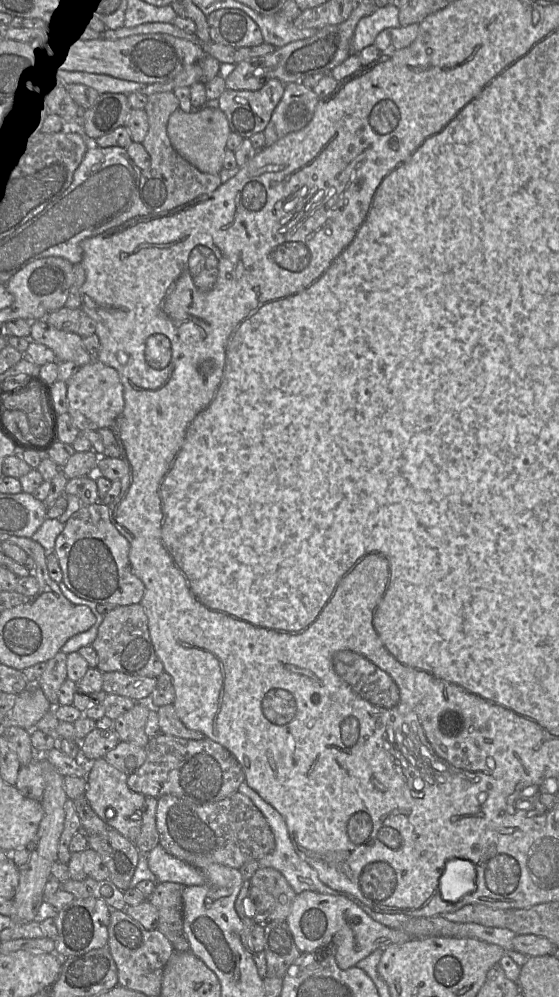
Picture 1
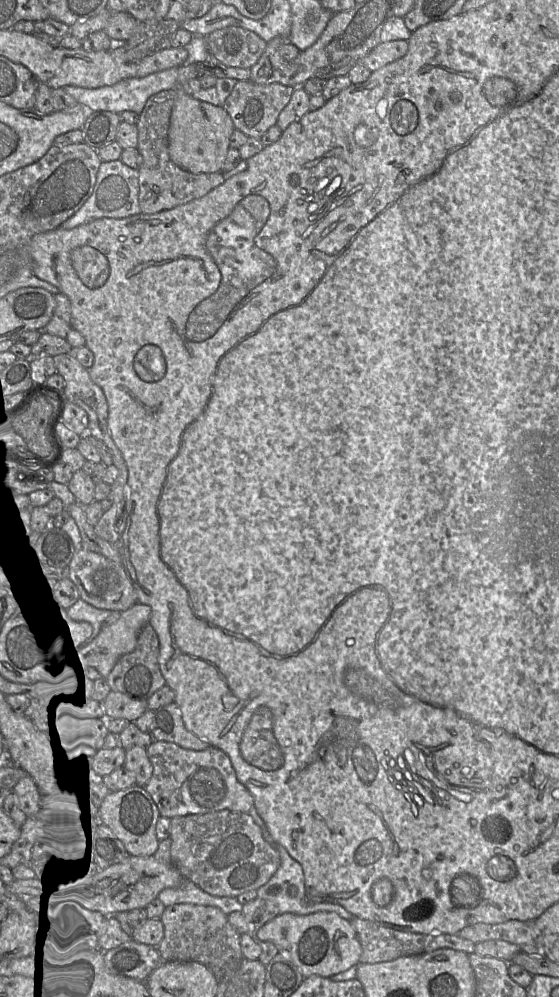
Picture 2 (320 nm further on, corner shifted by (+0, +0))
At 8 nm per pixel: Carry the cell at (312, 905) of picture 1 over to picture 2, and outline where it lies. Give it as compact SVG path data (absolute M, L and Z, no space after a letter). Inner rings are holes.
M314 912L304 915L283 913L257 931L261 941L273 943L284 957L292 961L303 977L318 975L330 978L359 963L361 944L350 922L334 912Z

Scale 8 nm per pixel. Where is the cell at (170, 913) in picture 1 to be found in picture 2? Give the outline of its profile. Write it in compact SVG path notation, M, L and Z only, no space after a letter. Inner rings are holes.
M174 904L165 907L160 918L164 926L164 937L157 946L163 961L199 962L206 966L220 981L233 973L244 959L240 937L231 926L228 915L214 906L196 904Z

